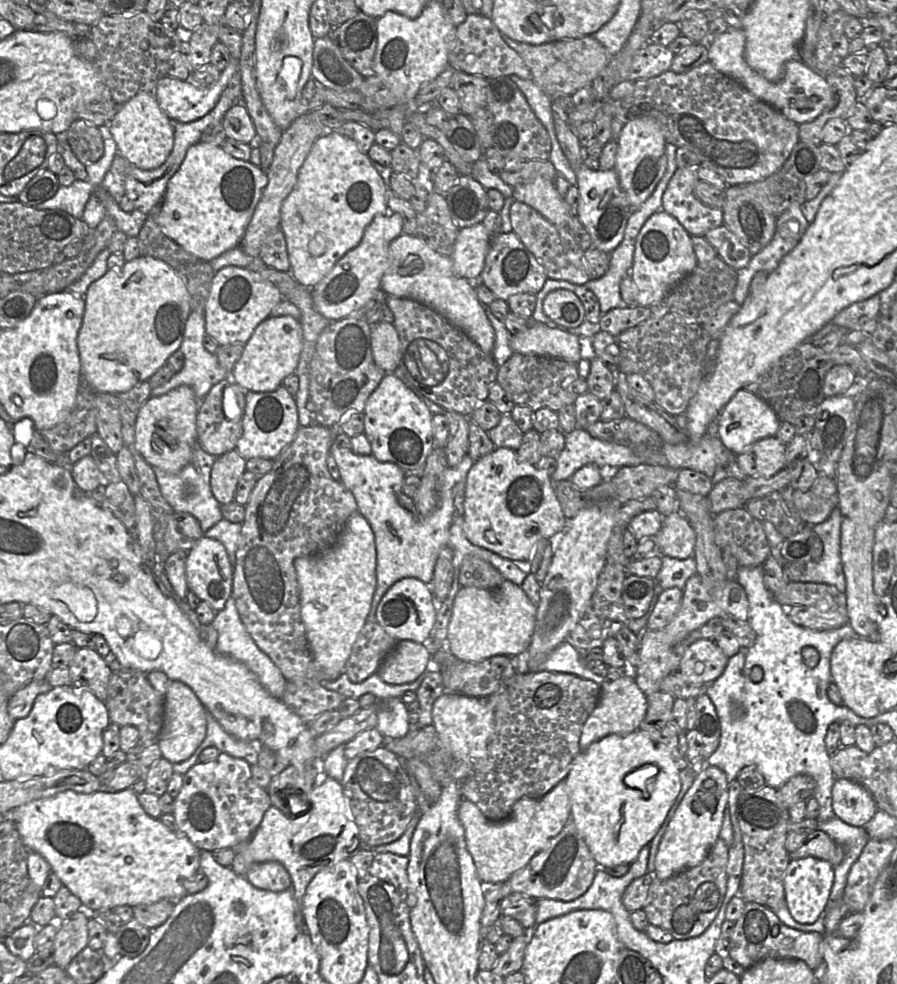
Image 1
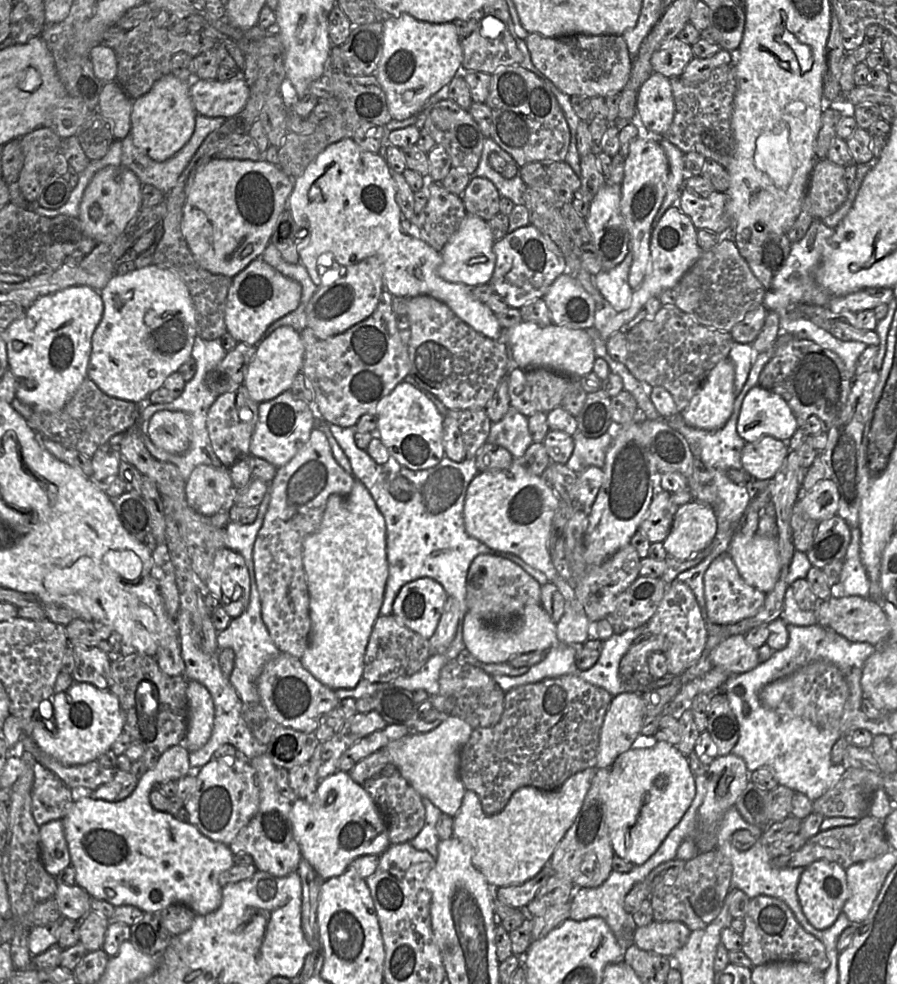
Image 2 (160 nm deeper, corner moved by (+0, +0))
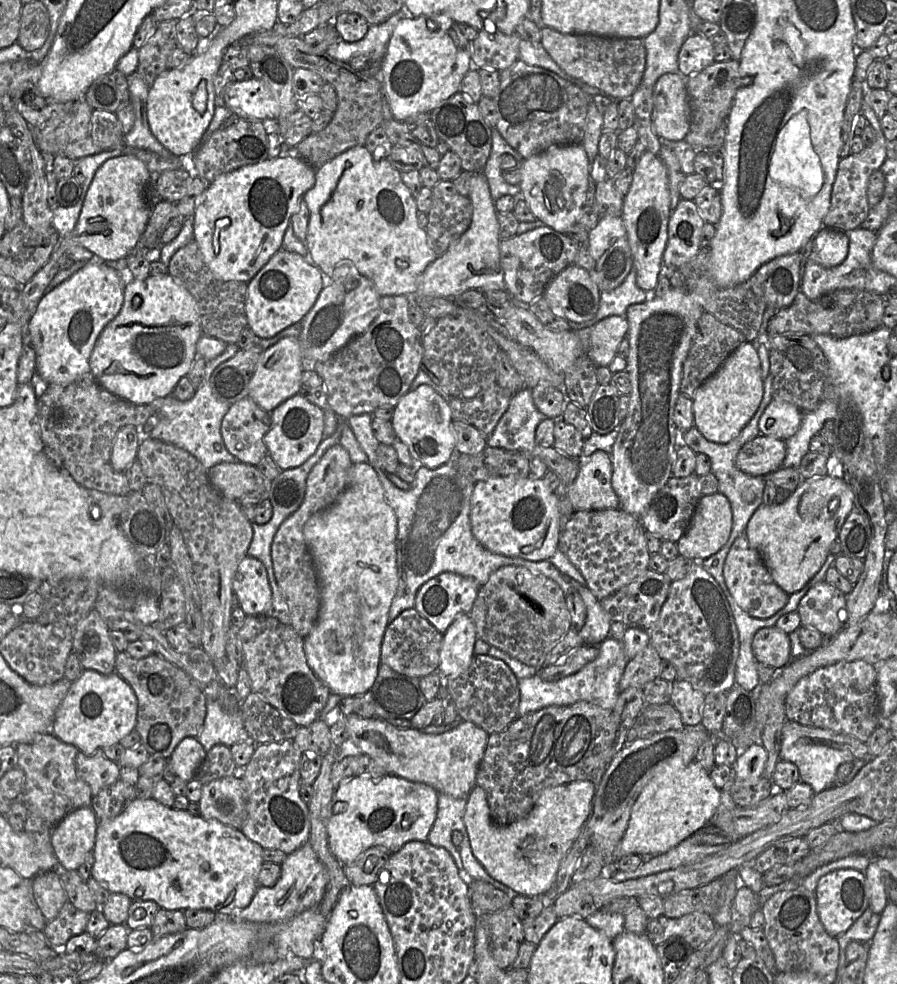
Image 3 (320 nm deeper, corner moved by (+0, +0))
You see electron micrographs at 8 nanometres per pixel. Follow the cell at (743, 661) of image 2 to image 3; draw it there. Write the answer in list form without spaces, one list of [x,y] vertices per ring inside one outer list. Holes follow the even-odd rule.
[[[775,626],[756,632],[752,651],[758,664],[768,665],[776,670],[784,668],[793,659],[789,634]]]

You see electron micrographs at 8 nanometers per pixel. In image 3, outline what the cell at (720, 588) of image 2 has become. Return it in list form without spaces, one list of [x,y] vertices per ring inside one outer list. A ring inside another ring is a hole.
[[[744,532],[734,541],[726,557],[723,575],[730,595],[738,606],[753,618],[770,618],[789,600],[789,594],[775,583],[761,555],[751,547]]]

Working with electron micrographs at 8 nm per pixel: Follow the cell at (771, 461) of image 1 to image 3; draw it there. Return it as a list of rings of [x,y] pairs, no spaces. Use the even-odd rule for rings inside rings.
[[[759,435],[738,452],[736,466],[754,477],[765,477],[779,470],[787,454],[784,440]]]

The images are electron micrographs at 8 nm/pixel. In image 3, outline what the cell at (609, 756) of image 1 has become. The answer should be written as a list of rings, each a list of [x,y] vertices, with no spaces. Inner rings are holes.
[[[696,760],[684,767],[656,772],[636,799],[626,831],[620,841],[623,854],[657,856],[667,852],[716,814],[721,791],[713,783],[709,771]]]

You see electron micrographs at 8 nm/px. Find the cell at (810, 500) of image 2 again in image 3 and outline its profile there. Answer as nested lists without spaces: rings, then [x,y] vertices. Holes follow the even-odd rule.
[[[838,474],[805,480],[782,504],[761,505],[750,518],[744,533],[761,555],[775,583],[787,594],[803,589],[824,565],[845,520],[854,509],[850,486]]]

